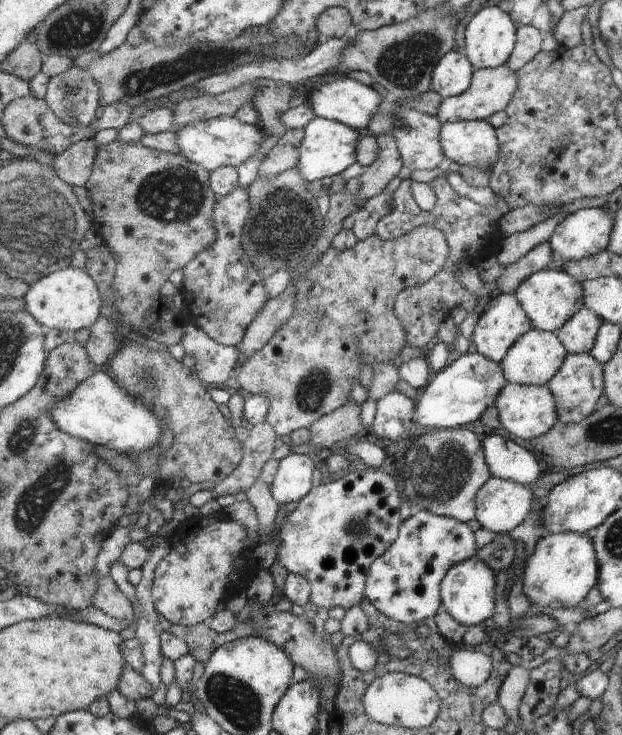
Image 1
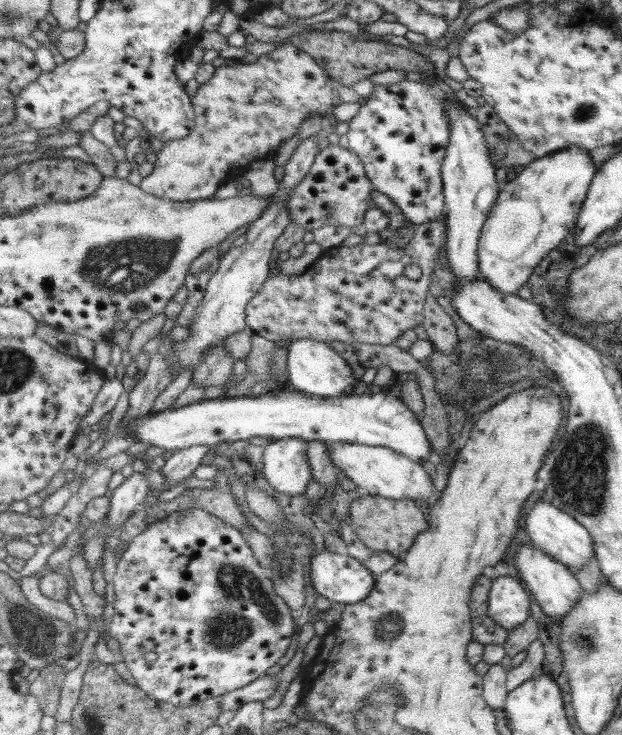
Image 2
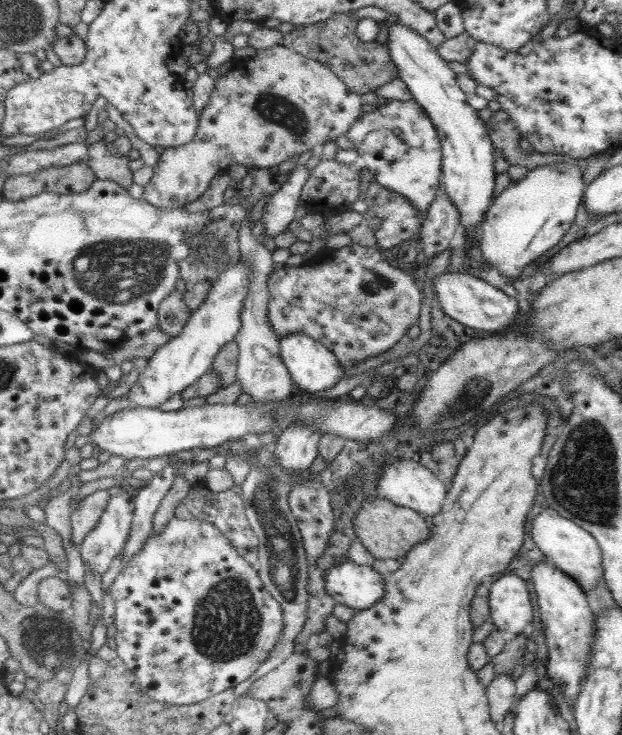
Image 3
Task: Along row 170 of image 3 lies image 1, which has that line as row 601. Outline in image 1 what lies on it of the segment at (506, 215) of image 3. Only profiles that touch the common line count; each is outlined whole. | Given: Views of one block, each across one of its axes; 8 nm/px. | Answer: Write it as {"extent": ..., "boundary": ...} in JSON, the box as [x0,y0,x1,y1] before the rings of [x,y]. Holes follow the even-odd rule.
{"extent":[522,533,598,608],"boundary":[[[550,533],[538,540],[527,559],[522,590],[536,606],[572,608],[582,604],[597,580],[598,561],[591,538],[586,533]]]}

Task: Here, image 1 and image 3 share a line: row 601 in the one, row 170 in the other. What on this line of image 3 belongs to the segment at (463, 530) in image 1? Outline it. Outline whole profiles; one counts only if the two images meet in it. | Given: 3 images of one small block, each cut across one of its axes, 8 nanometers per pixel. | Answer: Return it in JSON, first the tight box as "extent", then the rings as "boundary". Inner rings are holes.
{"extent":[346,99,442,217],"boundary":[[[387,99],[374,111],[362,114],[346,131],[347,140],[356,148],[362,168],[384,188],[404,196],[425,217],[442,186],[441,142],[434,123],[413,99]]]}

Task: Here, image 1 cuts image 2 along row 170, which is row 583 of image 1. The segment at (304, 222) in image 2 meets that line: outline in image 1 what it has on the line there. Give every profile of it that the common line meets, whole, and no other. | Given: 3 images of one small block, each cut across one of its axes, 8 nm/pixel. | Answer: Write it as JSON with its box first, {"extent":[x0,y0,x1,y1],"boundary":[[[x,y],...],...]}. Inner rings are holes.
{"extent":[276,467,403,608],"boundary":[[[368,467],[368,470],[356,470],[346,474],[344,478],[322,482],[320,486],[311,488],[310,492],[298,502],[298,507],[285,518],[279,531],[280,543],[276,548],[276,556],[288,573],[305,578],[310,583],[309,600],[322,608],[352,608],[358,606],[365,598],[365,584],[371,564],[398,538],[400,505],[403,503],[396,482],[390,474],[379,469]]]}

